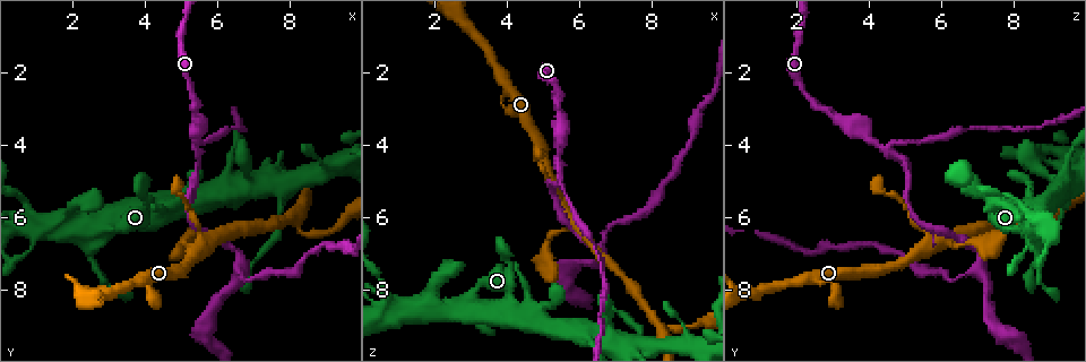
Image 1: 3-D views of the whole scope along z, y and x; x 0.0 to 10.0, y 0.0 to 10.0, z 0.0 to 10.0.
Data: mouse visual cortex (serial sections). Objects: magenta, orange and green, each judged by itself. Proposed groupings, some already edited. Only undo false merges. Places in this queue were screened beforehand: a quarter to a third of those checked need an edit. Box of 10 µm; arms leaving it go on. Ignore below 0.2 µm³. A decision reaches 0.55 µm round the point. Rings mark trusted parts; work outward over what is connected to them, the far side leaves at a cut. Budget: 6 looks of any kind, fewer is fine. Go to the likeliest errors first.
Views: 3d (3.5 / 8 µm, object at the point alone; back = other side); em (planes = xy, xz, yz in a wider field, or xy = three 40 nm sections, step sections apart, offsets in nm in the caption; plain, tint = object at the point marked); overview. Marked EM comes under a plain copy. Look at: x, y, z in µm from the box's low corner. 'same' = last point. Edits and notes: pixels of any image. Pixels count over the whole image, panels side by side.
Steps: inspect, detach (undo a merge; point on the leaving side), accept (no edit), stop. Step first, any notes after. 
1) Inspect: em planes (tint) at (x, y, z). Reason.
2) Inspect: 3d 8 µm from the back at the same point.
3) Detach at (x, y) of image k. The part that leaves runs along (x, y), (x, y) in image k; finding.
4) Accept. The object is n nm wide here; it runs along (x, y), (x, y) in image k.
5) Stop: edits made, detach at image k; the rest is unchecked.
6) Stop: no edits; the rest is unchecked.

Inspect: 3d 3.5 µm from the back at (5.45, 4.25, 4.55). A fork.

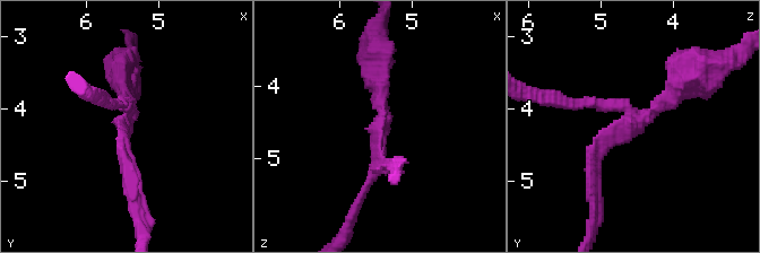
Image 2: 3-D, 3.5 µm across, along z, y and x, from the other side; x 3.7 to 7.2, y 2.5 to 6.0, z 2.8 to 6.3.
Inspect: em xy step 2 (tint) at (5.45, 4.20, 4.55). 3 arms meet here; the arms are 150, 150, 250 nm wide; need the tissue.

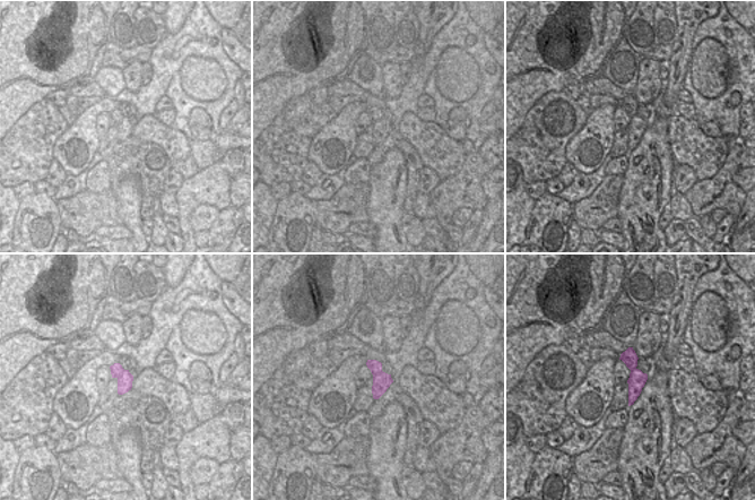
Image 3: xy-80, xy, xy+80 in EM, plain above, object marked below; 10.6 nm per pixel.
Detach at (585, 102) of image 2. The object is 190 nm wide here; two cells meet here.

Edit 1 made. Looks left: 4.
Inspect: overview.

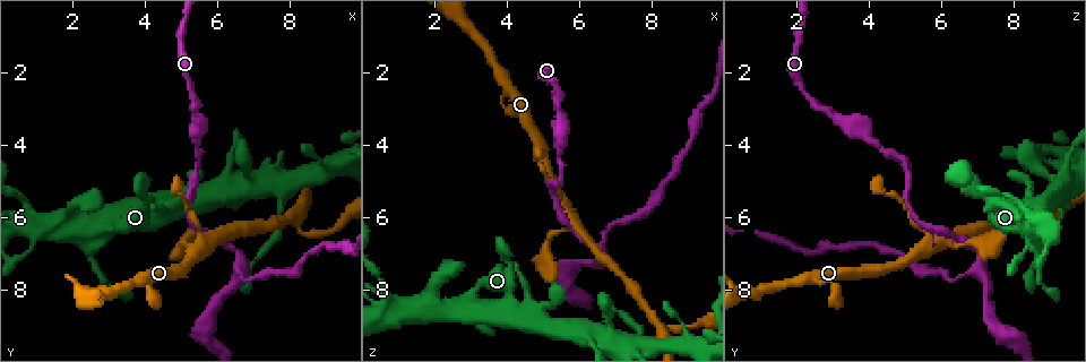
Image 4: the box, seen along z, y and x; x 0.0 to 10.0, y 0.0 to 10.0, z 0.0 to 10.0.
Inspect: 3d 3.5 µm at (6.95, 7.80, 6.20). Sharp bend.

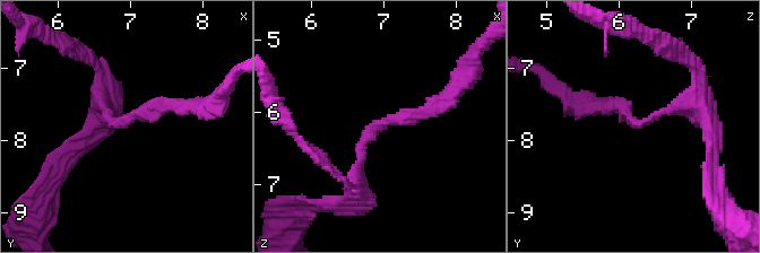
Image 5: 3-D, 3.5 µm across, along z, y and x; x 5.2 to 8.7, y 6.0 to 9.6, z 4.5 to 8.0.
Inspect: em xy step 2 (tint) at (6.90, 7.75, 6.25). The arms are 200, 250 nm wide; now the EM.

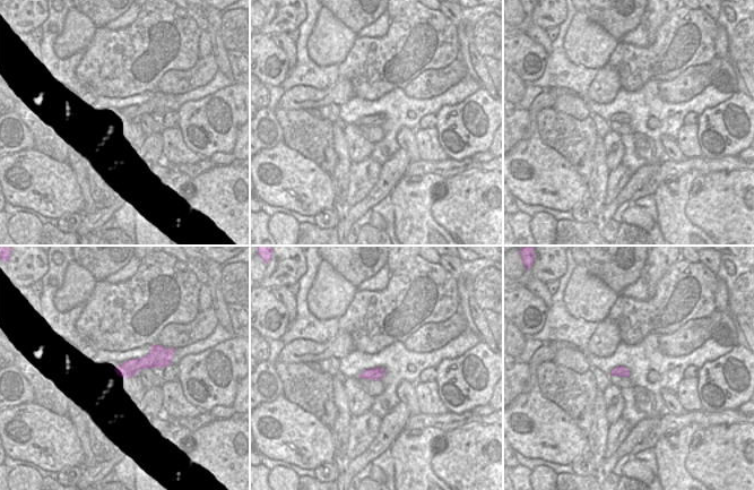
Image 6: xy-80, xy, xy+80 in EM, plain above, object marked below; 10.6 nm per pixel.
Accept. All the same cell.

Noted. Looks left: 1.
Stop: edits made, detach at image 2; the rest is unchecked.

